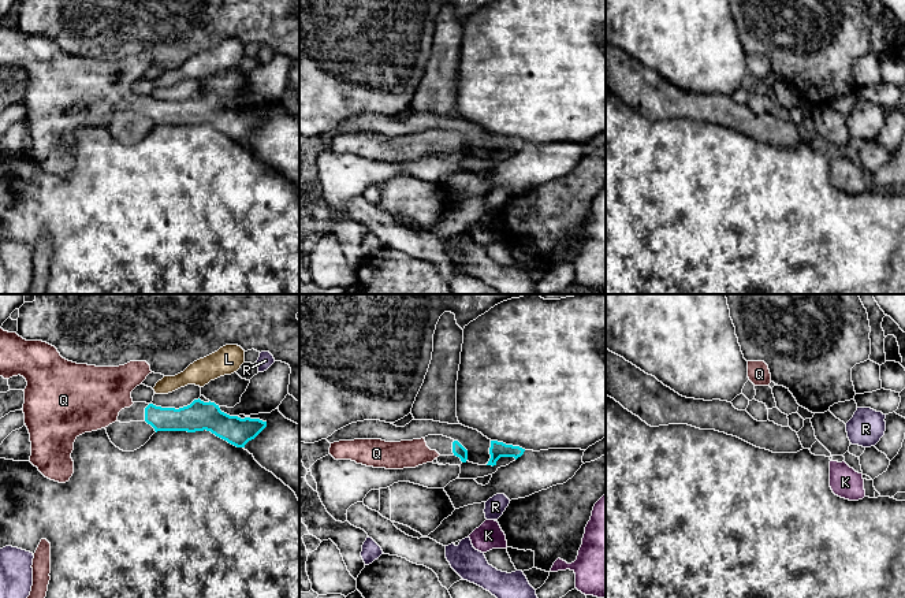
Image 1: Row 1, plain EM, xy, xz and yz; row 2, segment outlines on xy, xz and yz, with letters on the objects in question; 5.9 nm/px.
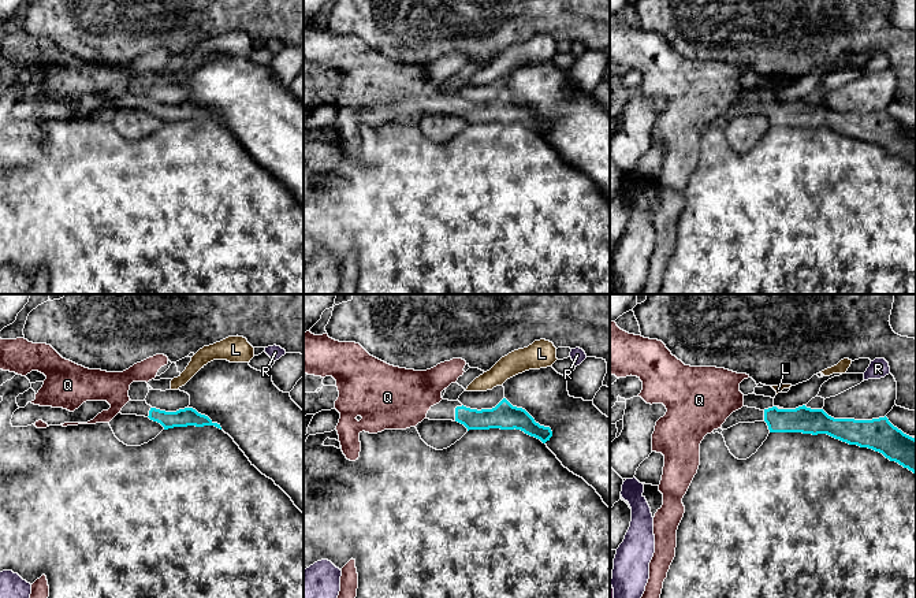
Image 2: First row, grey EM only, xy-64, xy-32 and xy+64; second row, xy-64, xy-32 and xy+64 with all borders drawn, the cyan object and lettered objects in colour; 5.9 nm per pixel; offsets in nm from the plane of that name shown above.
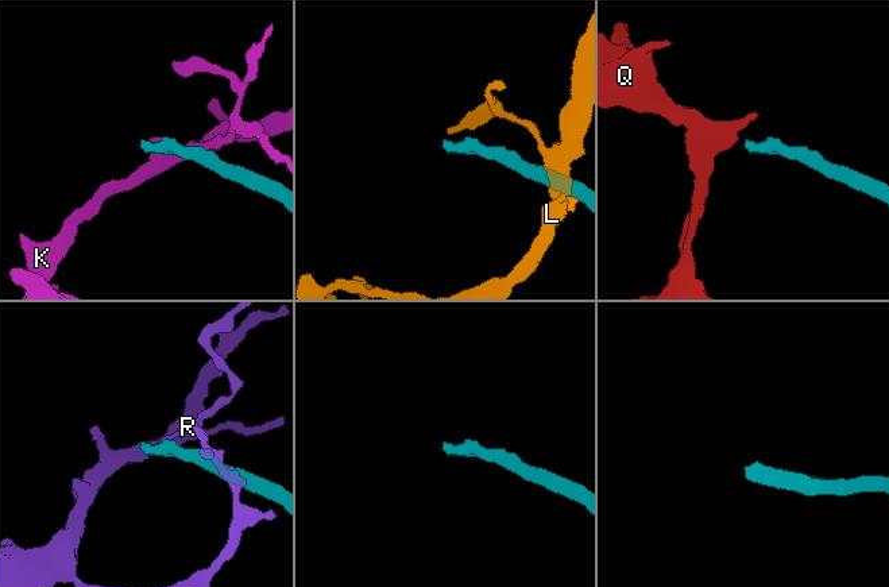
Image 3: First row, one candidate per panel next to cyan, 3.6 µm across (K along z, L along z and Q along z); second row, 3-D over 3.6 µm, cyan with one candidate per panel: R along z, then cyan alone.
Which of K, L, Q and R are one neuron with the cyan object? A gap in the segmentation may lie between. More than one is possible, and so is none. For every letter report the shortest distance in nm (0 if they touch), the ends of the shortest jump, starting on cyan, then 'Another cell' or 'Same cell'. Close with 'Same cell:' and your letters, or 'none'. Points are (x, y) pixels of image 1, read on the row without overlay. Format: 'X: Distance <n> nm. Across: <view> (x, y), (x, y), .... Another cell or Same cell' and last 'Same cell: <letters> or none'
K: Distance 320 nm. Across: xz (492, 159), (492, 214). Another cell
L: Distance 70 nm. Across: xy (152, 97), (156, 86). Another cell
Q: Distance 80 nm. Across: xy (145, 101), (133, 96). Same cell
R: Distance 170 nm. Across: xz (492, 159), (496, 188). Another cell
Same cell: Q

